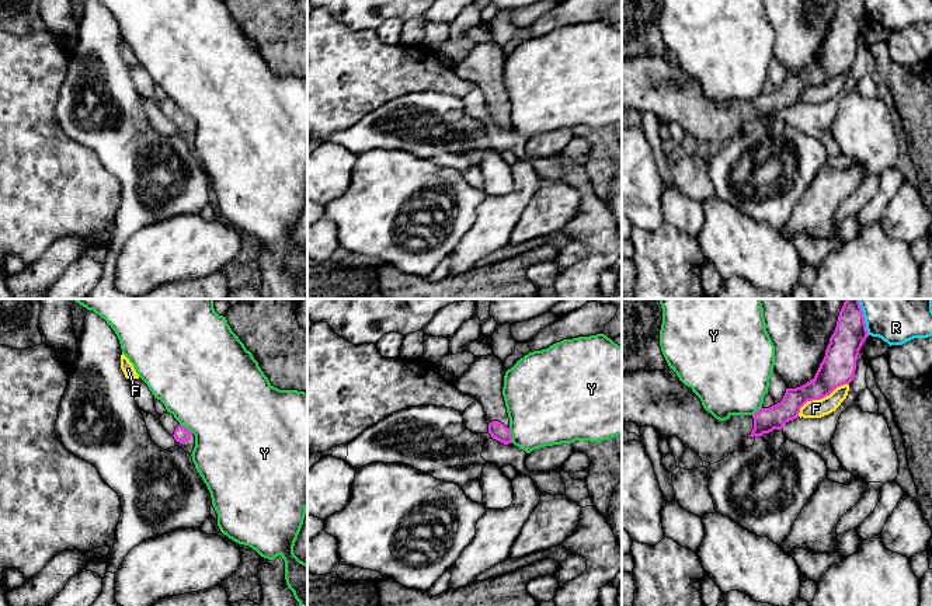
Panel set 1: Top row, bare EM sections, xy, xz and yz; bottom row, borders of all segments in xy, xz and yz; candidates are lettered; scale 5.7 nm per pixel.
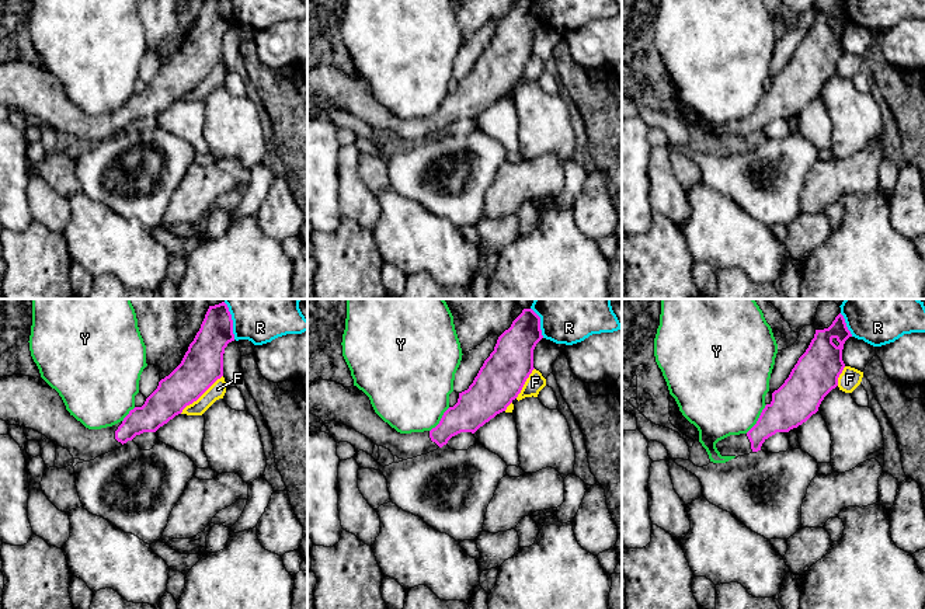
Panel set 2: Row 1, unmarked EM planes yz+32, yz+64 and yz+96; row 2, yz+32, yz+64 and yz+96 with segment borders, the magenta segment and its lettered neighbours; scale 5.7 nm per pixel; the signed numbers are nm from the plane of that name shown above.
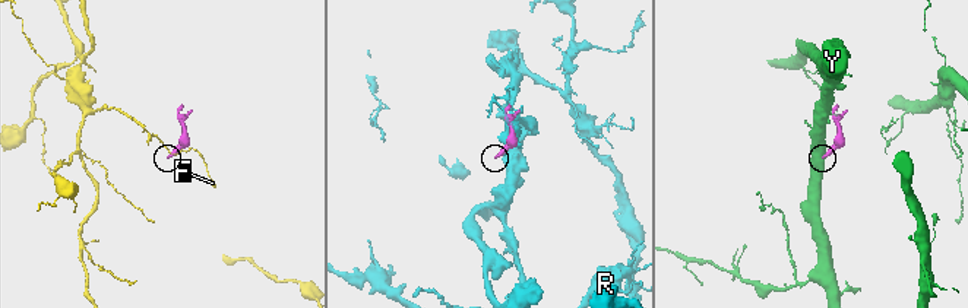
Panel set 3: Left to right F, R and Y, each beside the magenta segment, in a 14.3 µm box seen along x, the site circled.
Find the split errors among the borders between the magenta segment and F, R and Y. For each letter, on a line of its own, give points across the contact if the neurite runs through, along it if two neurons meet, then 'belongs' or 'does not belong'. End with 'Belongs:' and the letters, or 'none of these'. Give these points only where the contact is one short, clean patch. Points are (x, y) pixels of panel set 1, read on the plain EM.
F: border yz (848, 69), (837, 72), (820, 84), (809, 86), (797, 101); does not belong
R: does not belong
Y: border xz (508, 114), (513, 128); does not belong
Belongs: none of these

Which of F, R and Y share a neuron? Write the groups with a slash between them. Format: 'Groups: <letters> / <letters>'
Groups: F / R / Y

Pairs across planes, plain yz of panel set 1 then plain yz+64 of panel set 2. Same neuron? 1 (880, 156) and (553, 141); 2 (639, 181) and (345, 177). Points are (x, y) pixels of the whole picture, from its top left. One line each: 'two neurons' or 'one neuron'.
1: one neuron
2: two neurons

